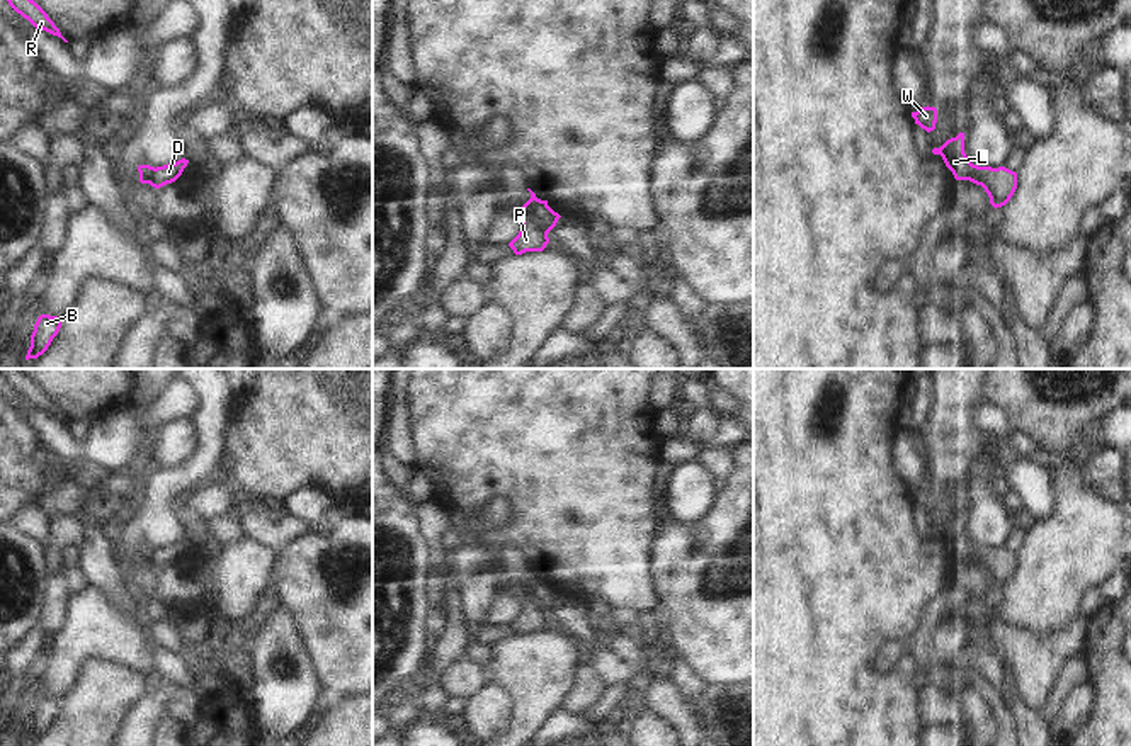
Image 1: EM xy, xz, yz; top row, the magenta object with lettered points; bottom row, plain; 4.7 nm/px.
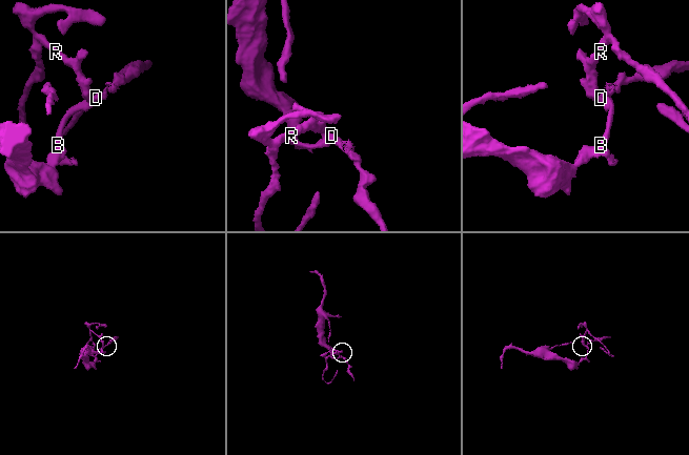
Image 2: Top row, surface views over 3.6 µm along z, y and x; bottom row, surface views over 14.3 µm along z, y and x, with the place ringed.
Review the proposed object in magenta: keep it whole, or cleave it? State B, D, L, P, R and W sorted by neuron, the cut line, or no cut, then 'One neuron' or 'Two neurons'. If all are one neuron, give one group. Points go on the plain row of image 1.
Groups: B L P R W / D. Split along xz (536, 578), (531, 583), (531, 597), (548, 612). Two neurons

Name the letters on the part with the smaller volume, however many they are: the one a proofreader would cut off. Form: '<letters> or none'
D

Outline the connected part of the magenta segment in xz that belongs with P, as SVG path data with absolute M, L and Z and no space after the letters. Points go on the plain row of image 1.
M531 569L527 571L531 573L531 579L520 588L522 608L509 624L515 636L522 636L526 632L543 632L549 624L548 612L531 596L531 583L537 578Z

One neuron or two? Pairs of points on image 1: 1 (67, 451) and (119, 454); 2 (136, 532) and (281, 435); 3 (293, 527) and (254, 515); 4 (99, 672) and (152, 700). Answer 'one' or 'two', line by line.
1: one
2: two
3: one
4: two

